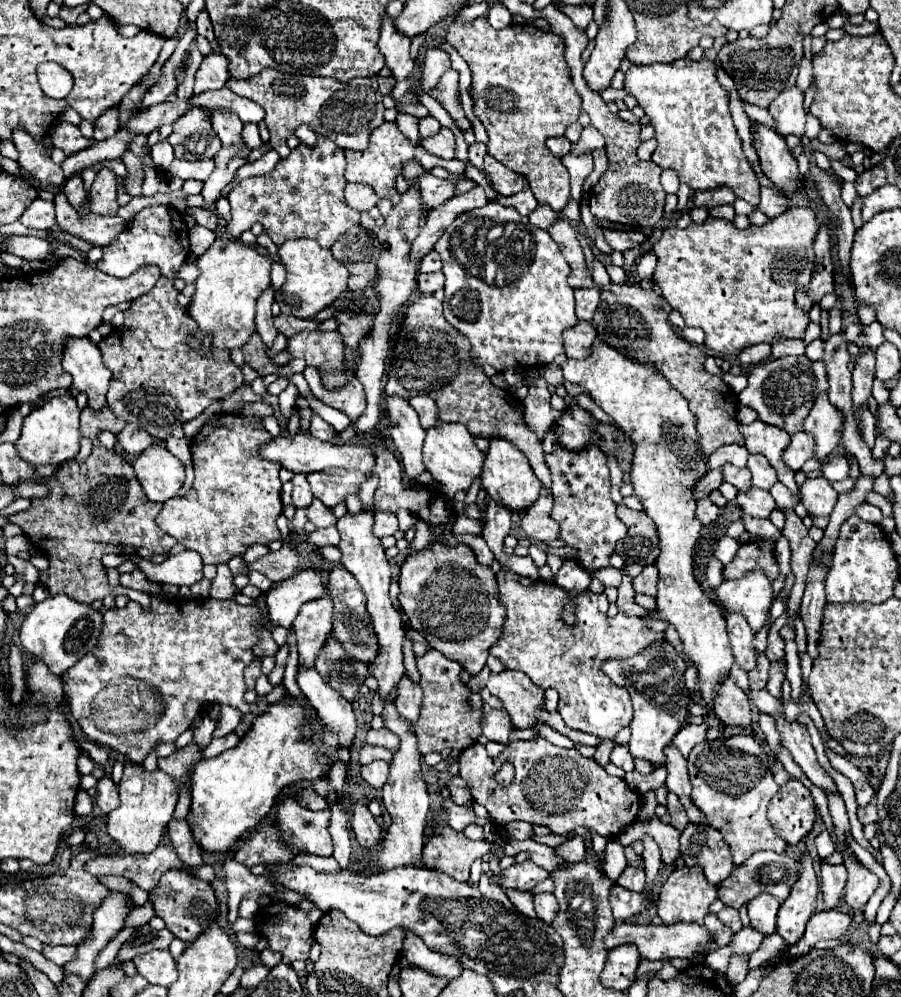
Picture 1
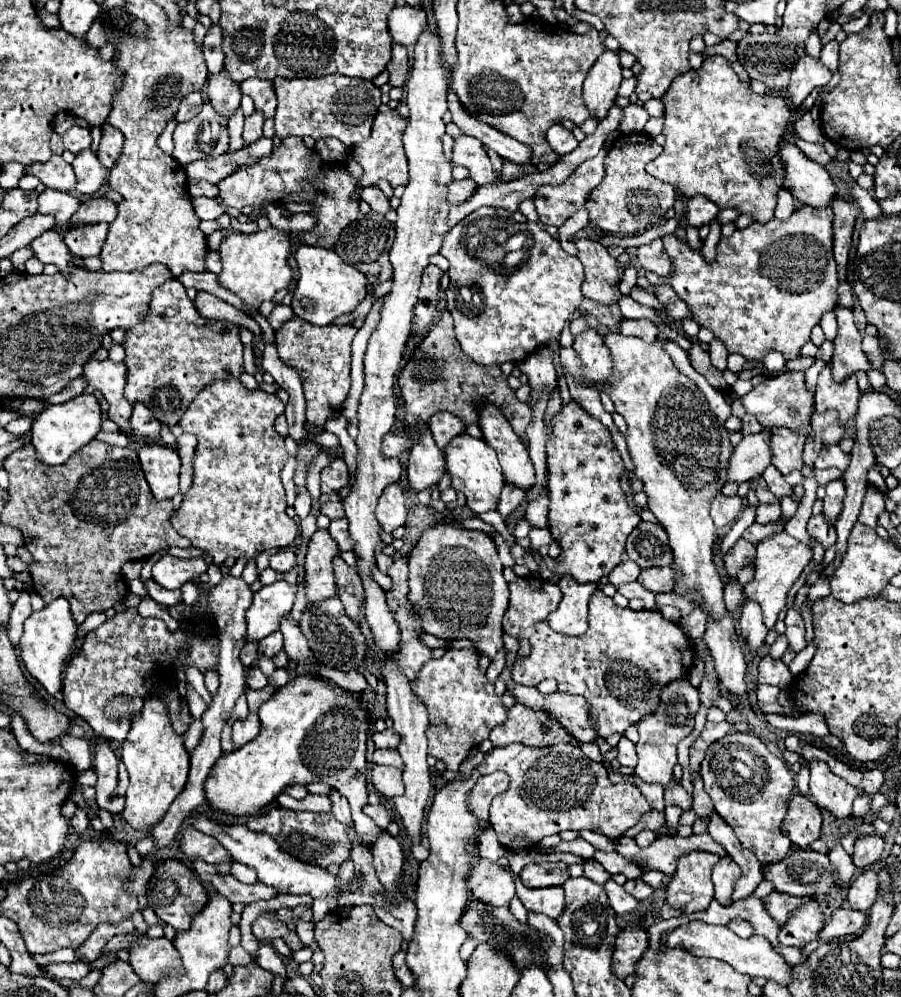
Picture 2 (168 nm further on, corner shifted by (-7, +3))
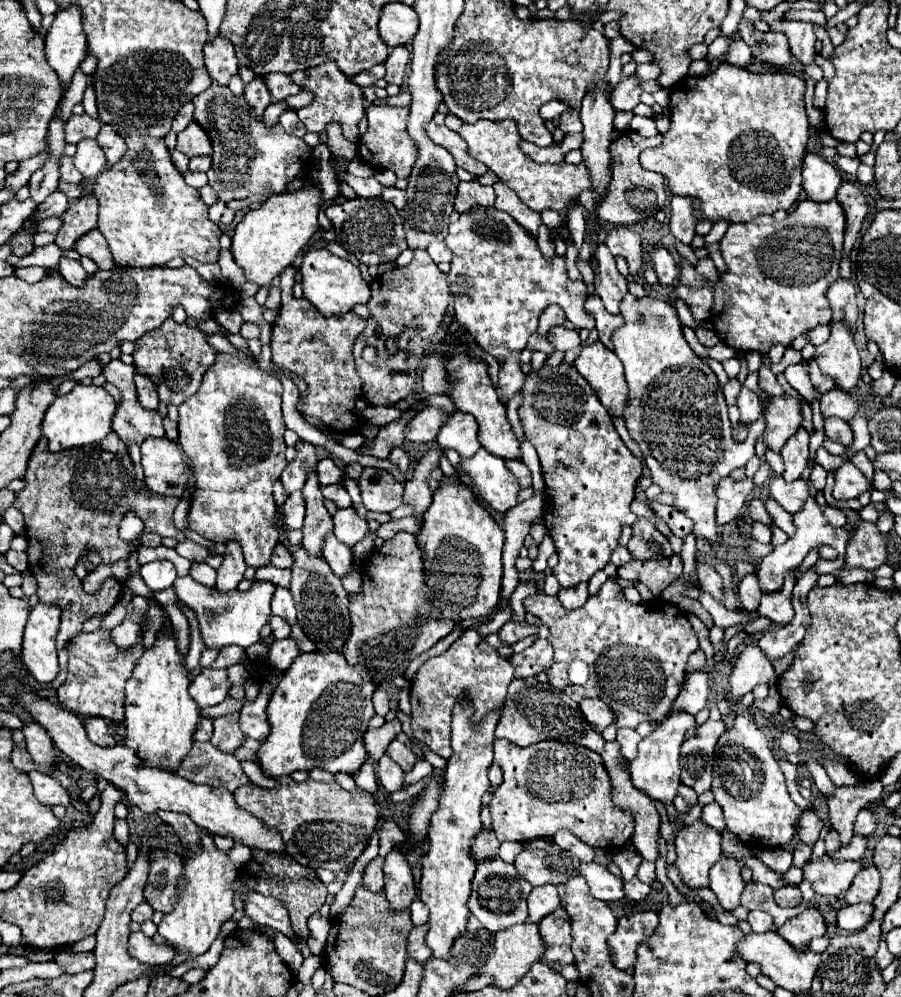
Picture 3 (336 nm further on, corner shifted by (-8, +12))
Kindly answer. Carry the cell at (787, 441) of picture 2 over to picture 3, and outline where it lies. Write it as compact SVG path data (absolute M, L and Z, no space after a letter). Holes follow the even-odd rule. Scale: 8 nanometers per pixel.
M798 428L798 432L786 442L786 446L782 448L782 460L784 460L784 480L798 480L800 474L804 472L804 468L808 466L808 440L810 440L810 432L806 428Z

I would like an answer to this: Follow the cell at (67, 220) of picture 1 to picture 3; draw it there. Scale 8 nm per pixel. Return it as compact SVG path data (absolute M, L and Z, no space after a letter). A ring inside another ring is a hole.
M96 228L92 232L88 232L88 236L82 236L80 242L76 242L74 250L80 256L92 258L98 264L98 268L102 268L102 270L112 270L114 268L114 260L112 260L112 254L108 250L108 244L106 244L102 232L96 230Z

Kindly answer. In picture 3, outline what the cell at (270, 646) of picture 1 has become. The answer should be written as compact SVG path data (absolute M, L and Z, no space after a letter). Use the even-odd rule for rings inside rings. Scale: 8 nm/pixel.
M228 646L228 648L222 648L216 662L212 664L212 668L230 668L232 664L240 664L246 656L246 650L242 648L234 648L234 646Z

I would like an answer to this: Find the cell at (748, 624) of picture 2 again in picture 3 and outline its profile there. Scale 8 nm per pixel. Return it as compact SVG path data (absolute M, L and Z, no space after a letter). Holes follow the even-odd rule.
M748 574L746 578L742 578L740 586L738 586L738 600L742 604L742 610L756 612L758 604L760 604L760 598L762 598L762 590L758 586L756 576Z

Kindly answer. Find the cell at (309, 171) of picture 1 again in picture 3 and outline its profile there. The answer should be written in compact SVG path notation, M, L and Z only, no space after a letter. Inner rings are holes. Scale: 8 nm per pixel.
M212 82L208 90L194 98L194 106L194 120L200 122L210 134L214 146L208 184L216 190L222 202L240 200L254 194L280 194L286 184L302 172L304 158L310 156L310 146L302 138L288 134L280 124L266 128L264 122L250 114L244 96L232 96L228 86Z

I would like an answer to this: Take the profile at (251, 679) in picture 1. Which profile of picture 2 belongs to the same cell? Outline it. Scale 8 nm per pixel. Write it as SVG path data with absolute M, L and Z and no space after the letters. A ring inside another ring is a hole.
M279 631L267 635L263 641L259 641L259 651L263 651L267 657L273 657L283 649L283 635Z

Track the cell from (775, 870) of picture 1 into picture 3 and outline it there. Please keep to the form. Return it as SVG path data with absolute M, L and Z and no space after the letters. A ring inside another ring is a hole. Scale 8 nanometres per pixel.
M822 854L820 858L810 858L802 866L804 880L808 880L816 894L840 896L848 890L854 876L862 870L862 862L842 862Z

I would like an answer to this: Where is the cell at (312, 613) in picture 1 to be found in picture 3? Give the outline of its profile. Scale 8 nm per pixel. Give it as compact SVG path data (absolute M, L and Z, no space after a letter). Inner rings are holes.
M310 472L306 486L302 488L306 500L306 518L304 518L304 538L302 544L312 556L322 556L322 544L332 532L332 516L324 506L324 496L320 492L320 482L316 472Z

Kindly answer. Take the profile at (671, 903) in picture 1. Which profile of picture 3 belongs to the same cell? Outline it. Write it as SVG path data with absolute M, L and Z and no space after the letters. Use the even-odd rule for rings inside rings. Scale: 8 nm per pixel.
M696 820L678 832L676 852L678 858L674 866L678 868L682 882L692 890L708 888L708 870L722 856L720 832Z

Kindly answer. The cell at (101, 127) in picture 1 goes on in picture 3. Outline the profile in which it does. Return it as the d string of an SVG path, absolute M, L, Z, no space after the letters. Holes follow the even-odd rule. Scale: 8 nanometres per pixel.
M104 124L104 126L102 126L96 142L98 142L100 148L104 150L108 164L116 164L116 162L124 156L124 152L126 152L126 142L124 142L124 138L122 138L120 134L116 134L116 130L114 130L110 124Z

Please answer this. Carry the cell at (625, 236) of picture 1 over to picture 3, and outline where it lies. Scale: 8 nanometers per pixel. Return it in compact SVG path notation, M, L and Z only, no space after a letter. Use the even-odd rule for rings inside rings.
M654 244L650 248L650 258L652 258L652 266L658 274L658 282L662 286L672 286L674 280L678 278L678 266L676 266L672 254L668 252L668 248L662 244Z

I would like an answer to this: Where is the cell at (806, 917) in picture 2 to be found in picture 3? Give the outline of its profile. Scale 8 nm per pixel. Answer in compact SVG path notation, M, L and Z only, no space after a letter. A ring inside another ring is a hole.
M806 908L796 918L790 918L782 928L776 930L784 940L788 940L796 950L806 950L812 938L826 934L826 920L818 908Z

